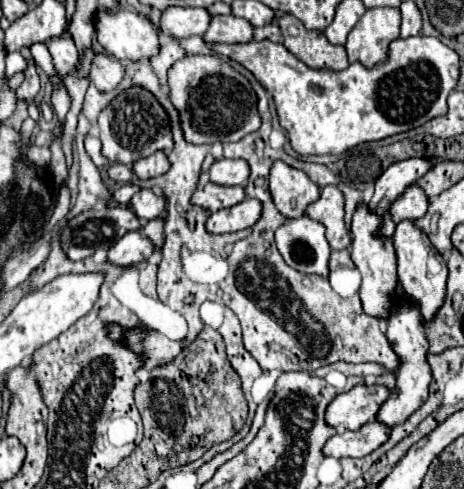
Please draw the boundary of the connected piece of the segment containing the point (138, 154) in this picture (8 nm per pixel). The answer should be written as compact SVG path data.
M132 86L122 94L118 94L110 102L110 106L106 106L106 110L100 112L98 128L102 140L102 156L108 162L132 166L136 160L150 156L156 150L164 152L172 150L172 132L166 110L158 104L158 100L150 92L138 86Z

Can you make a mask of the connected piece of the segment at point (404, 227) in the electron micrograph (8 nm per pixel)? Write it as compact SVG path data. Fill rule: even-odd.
M404 220L396 226L392 242L398 260L398 282L406 292L406 296L420 304L424 320L430 320L436 314L436 308L440 308L440 304L444 302L446 278L448 278L448 268L444 264L444 258L432 248L432 244L428 244L428 236L424 236L424 232L420 232L420 228L416 228L414 222L410 220Z

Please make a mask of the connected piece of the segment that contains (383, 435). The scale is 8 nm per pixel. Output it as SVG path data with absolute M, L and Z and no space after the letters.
M368 422L356 432L340 432L334 434L322 448L324 456L332 458L364 458L370 452L374 452L378 446L382 446L388 440L390 428L384 428L384 424Z

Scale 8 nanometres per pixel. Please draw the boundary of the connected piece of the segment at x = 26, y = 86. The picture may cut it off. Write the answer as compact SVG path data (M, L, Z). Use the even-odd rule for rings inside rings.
M24 48L24 52L22 52L22 56L26 58L26 62L28 62L28 68L24 70L24 74L26 74L26 80L22 82L22 86L16 90L16 96L20 98L20 100L34 100L34 96L36 96L36 92L38 92L38 74L36 74L36 64L34 64L34 58L32 58L32 54L30 54L30 50L28 48Z

